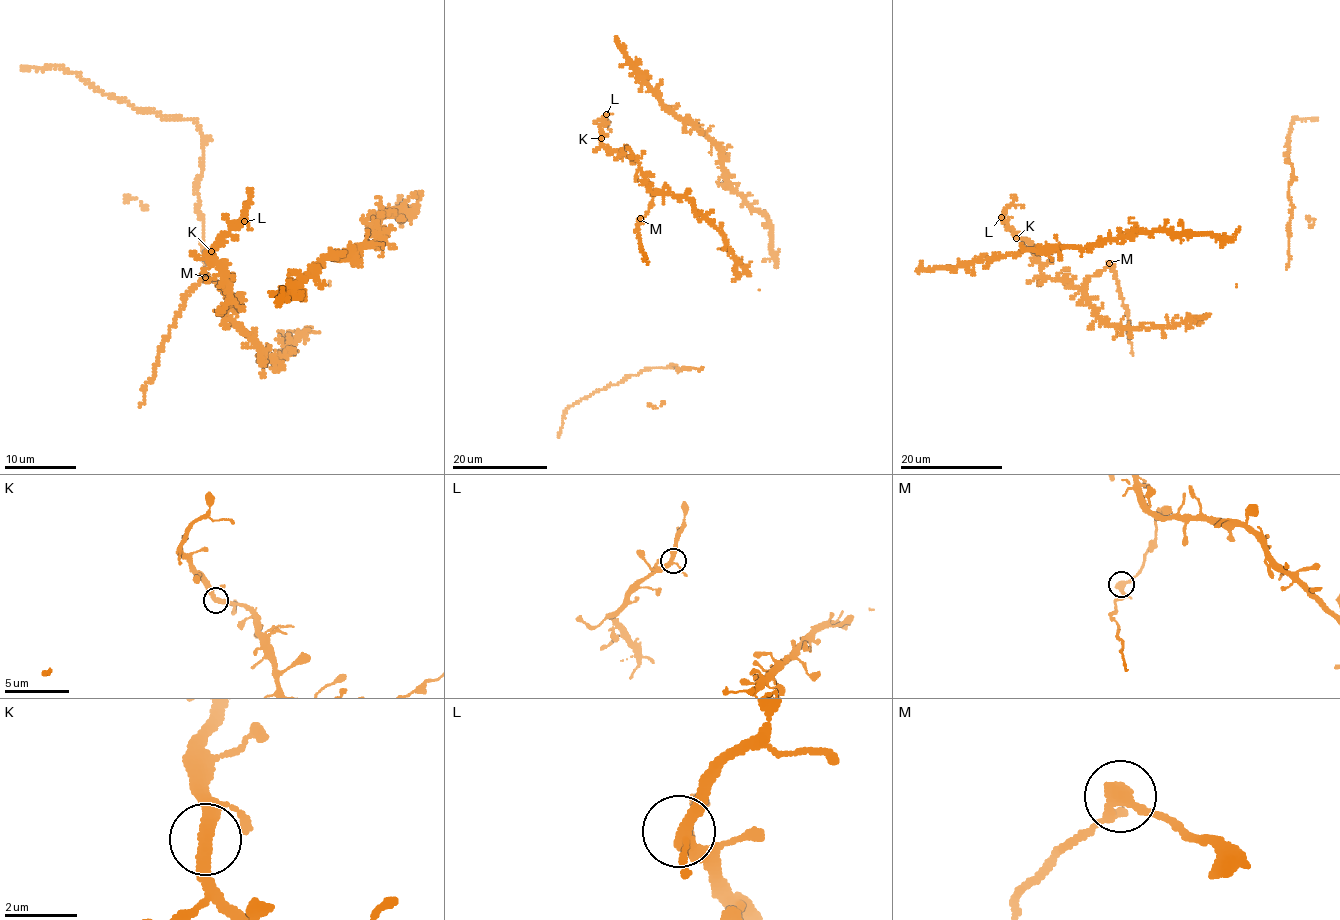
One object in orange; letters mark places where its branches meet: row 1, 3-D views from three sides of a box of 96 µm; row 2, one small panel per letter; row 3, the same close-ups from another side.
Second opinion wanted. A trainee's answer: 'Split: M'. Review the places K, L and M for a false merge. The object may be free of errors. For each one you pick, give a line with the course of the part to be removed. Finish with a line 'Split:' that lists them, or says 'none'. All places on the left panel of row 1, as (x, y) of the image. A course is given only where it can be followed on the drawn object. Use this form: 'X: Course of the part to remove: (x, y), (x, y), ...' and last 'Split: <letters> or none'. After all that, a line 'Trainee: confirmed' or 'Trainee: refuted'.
M: Course of the part to remove: (205, 277), (231, 291), (236, 315)
Split: M
Trainee: confirmed

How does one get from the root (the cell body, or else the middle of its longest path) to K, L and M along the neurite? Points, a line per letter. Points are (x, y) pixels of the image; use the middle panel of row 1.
K: (681, 197), (655, 194), (639, 168), (639, 160), (610, 151), (601, 142), (601, 138)
L: (681, 197), (655, 194), (639, 168), (639, 160), (604, 146), (599, 128), (606, 114)
M: (681, 197), (656, 194), (656, 189), (653, 204), (639, 218)

